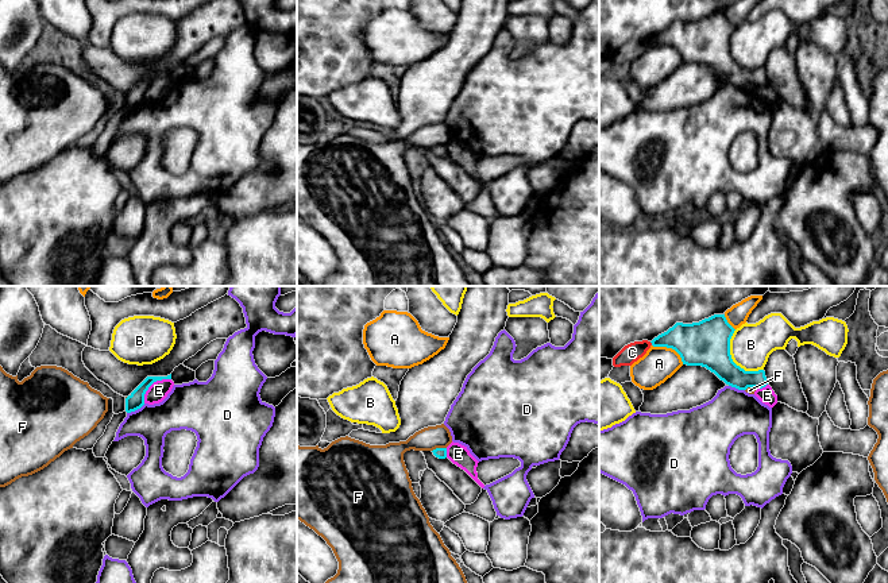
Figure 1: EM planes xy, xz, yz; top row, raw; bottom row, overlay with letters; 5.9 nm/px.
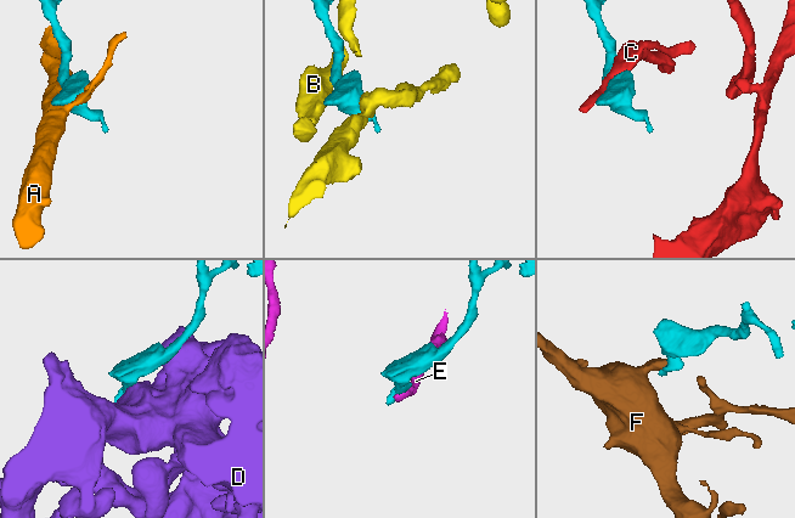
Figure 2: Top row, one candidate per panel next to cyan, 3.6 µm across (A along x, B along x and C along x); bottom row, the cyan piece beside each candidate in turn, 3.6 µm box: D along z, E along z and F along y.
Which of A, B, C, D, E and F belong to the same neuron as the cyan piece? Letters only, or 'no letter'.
no letter

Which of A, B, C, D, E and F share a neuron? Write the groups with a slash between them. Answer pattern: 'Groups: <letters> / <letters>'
Groups: A / B / C / D / E / F

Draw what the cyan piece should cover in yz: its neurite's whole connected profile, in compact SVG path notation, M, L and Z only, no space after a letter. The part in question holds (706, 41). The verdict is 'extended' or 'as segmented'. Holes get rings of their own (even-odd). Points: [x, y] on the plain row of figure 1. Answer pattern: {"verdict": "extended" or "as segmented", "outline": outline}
{"verdict": "as segmented", "outline": "M714 12L699 20L676 20L650 40L653 45L675 47L683 62L706 65L726 82L738 88L765 85L768 77L764 67L745 69L733 59L730 36L734 28L725 12Z"}

